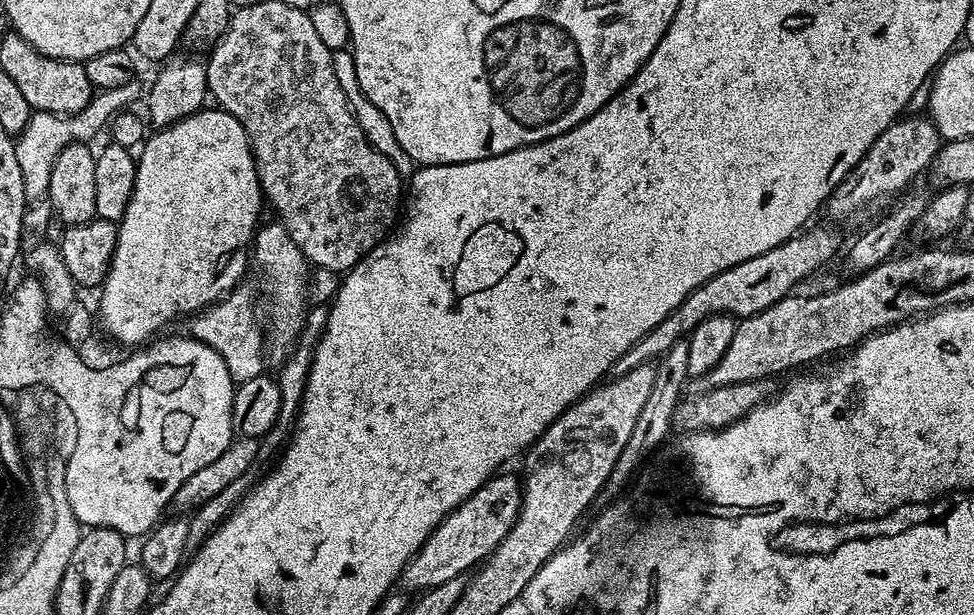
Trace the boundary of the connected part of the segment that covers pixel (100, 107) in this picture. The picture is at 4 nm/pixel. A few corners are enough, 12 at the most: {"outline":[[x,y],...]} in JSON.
{"outline":[[133,78],[73,116],[33,111],[15,141],[25,199],[47,195],[66,145],[91,143],[143,99]]}

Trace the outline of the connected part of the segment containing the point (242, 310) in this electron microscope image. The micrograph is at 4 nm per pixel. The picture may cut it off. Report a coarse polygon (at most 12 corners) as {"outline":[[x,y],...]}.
{"outline":[[237,286],[187,321],[233,385],[265,371],[266,332]]}

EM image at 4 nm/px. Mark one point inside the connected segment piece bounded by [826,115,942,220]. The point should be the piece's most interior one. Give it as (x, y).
(907, 146)

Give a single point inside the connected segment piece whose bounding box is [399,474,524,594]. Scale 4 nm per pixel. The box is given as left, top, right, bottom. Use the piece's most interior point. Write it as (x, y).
(472, 531)

